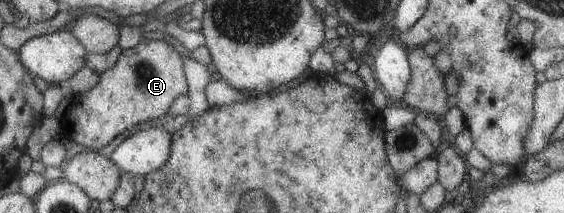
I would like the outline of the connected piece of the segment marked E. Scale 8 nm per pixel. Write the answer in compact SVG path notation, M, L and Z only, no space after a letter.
M142 39L138 45L124 48L116 63L110 69L100 73L97 83L90 91L82 92L76 96L72 105L60 119L61 137L63 140L80 143L84 149L92 151L100 149L132 125L166 115L168 107L179 95L186 95L186 80L184 80L181 55L164 40Z

